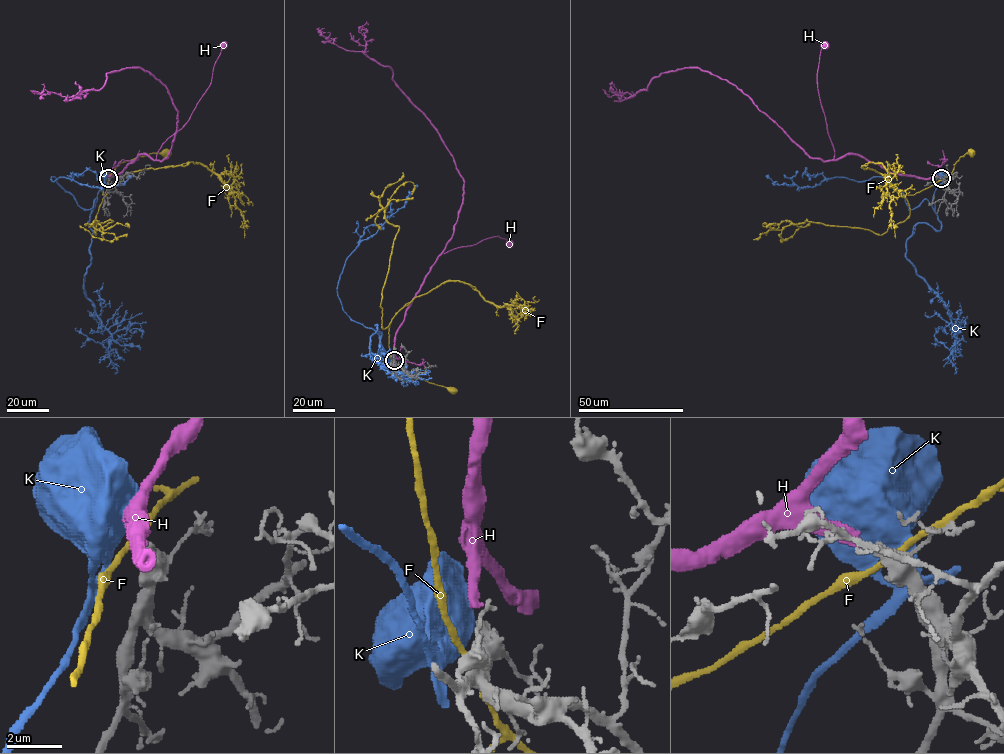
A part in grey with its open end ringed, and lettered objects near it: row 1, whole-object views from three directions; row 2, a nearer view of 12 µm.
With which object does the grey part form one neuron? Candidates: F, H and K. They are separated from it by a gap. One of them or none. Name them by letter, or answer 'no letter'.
H

